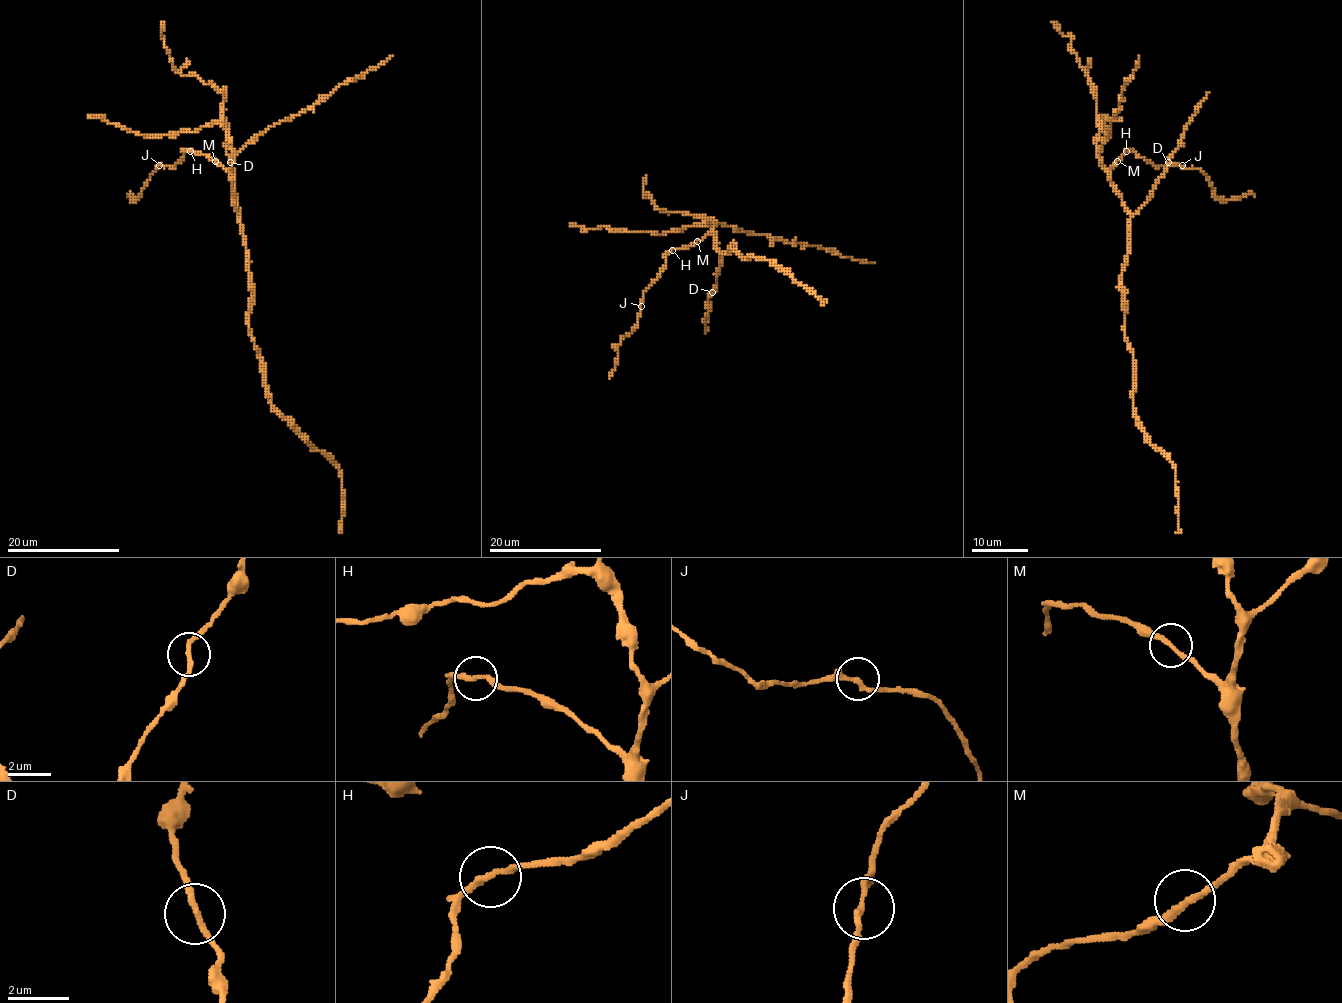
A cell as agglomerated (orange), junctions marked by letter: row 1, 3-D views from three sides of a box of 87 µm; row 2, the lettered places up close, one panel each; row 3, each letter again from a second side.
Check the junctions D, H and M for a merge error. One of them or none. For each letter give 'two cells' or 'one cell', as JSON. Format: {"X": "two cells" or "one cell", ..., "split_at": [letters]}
{"D": "one cell", "H": "one cell", "M": "one cell", "split_at": []}

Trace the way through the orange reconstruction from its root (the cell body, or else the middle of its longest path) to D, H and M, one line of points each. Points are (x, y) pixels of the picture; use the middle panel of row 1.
D: (730, 248), (721, 258), (717, 285), (712, 292)
H: (730, 248), (721, 254), (716, 248), (714, 235), (709, 234), (692, 245), (672, 251)
M: (730, 248), (721, 254), (716, 248), (713, 234), (697, 241)

